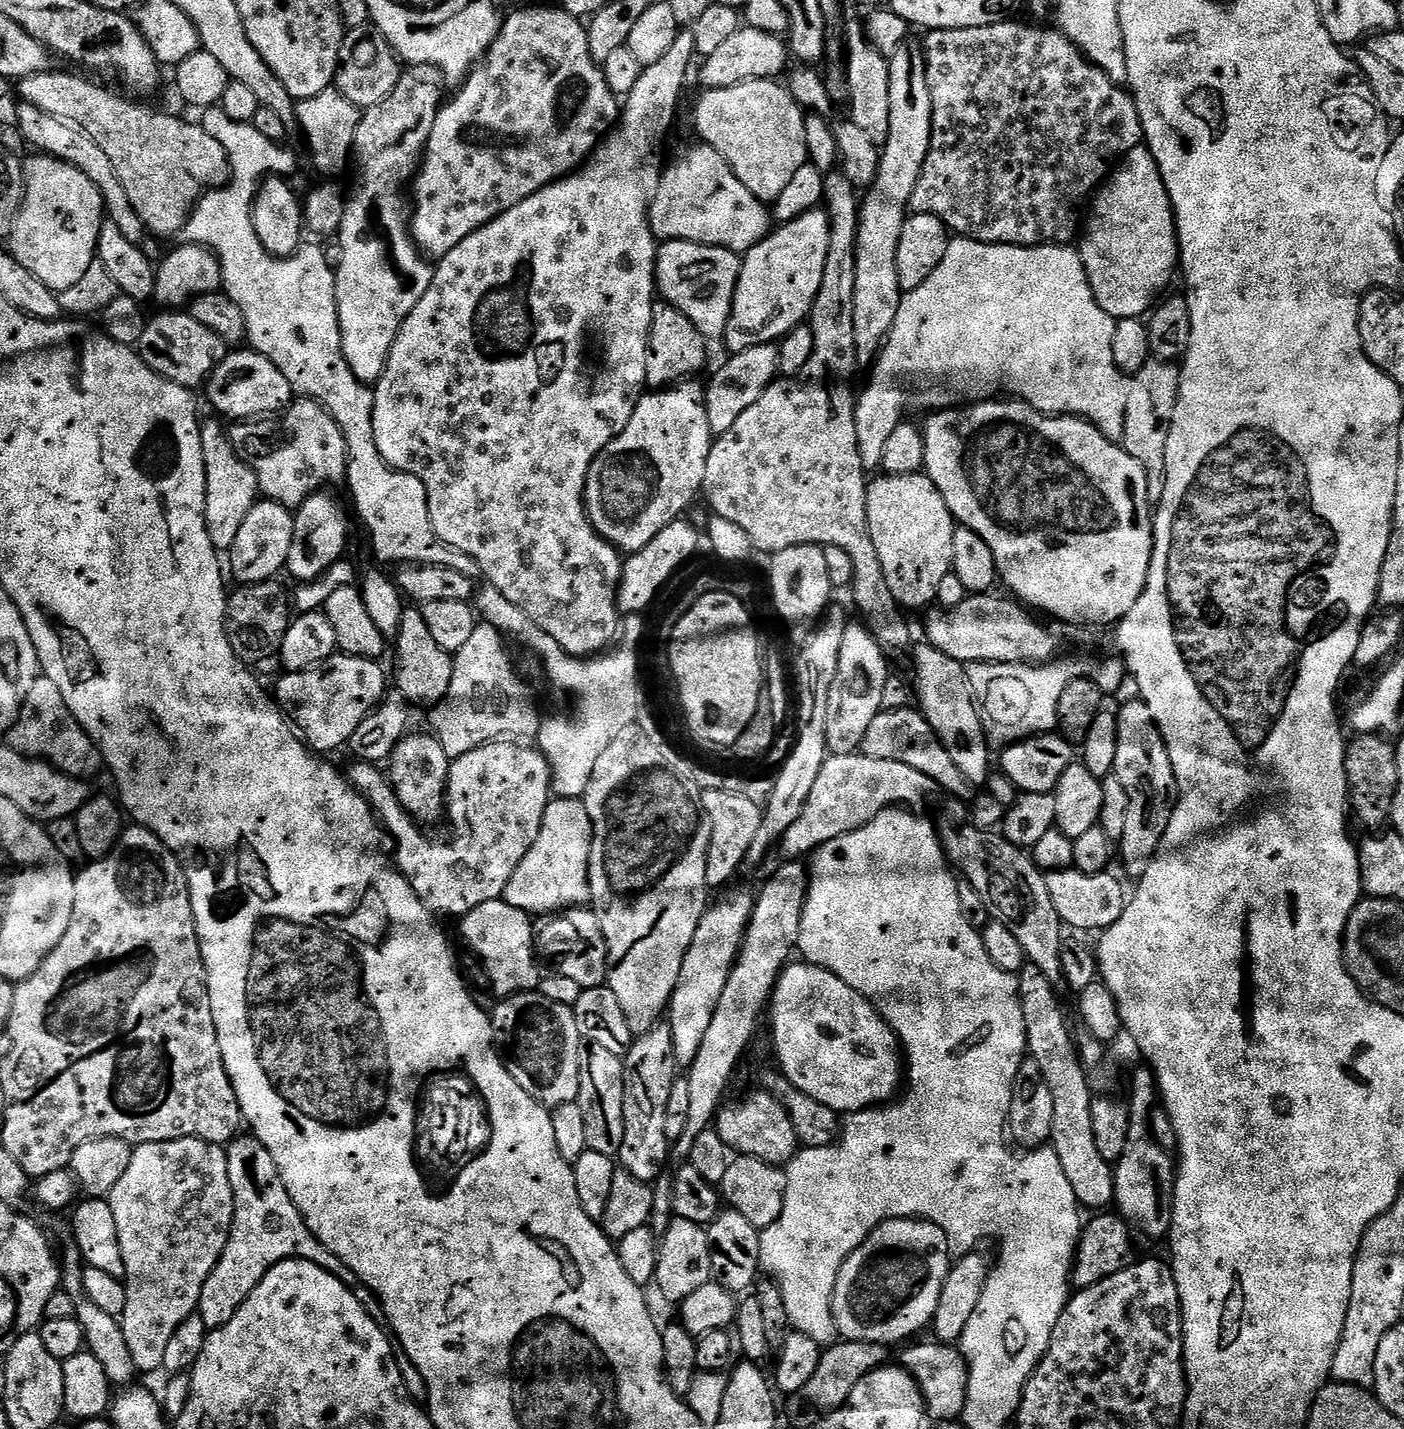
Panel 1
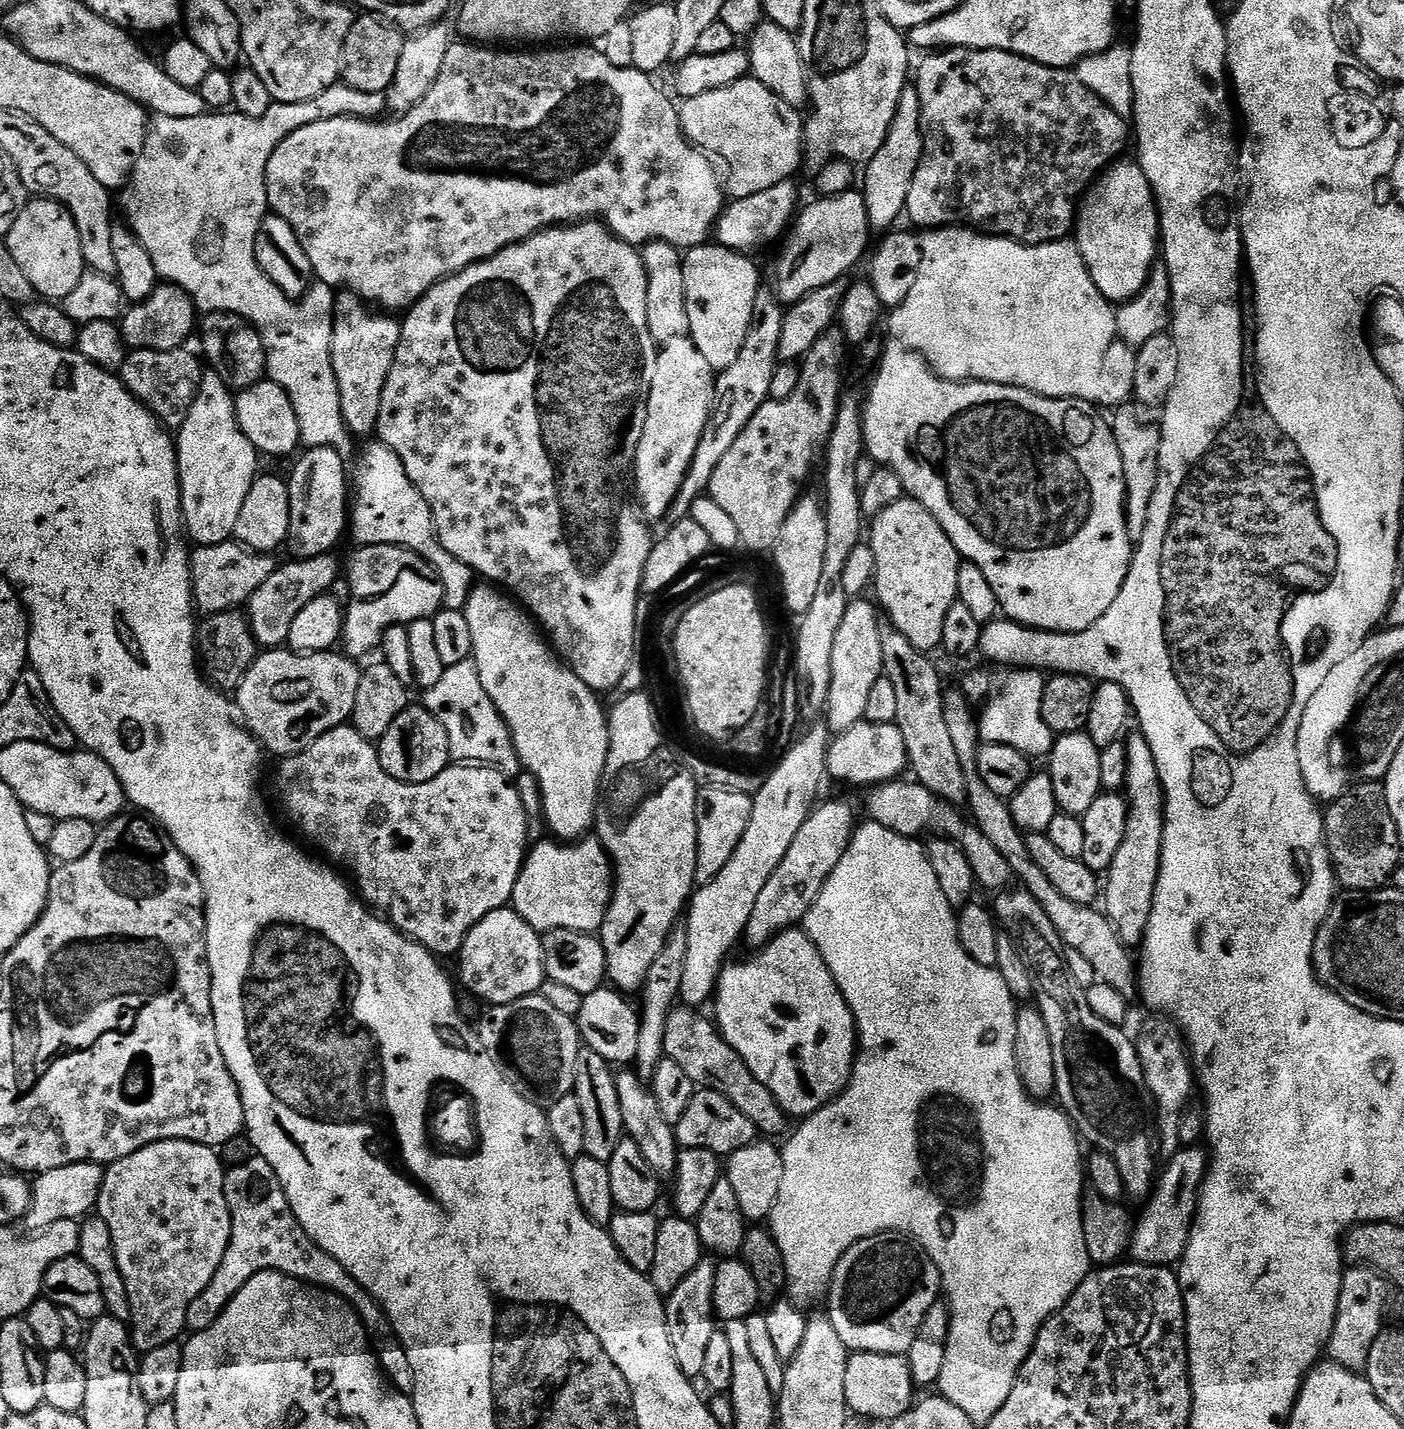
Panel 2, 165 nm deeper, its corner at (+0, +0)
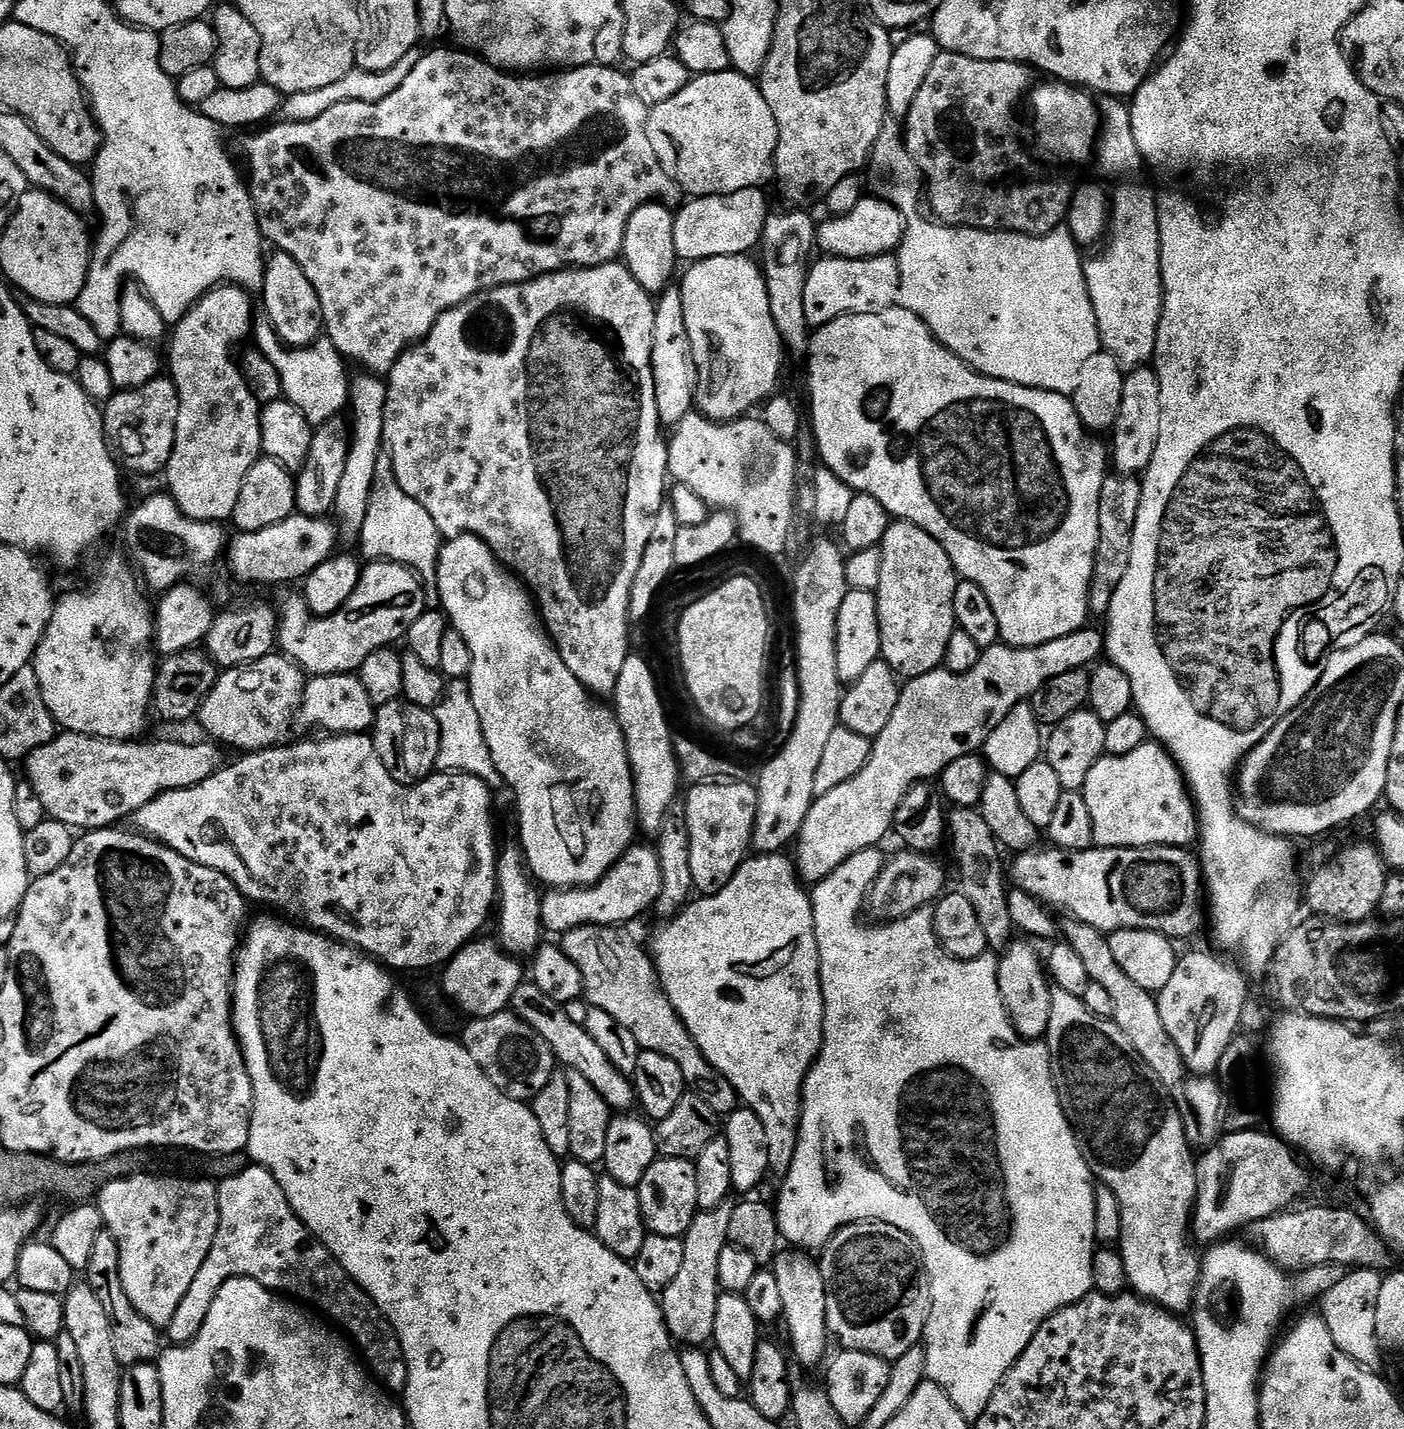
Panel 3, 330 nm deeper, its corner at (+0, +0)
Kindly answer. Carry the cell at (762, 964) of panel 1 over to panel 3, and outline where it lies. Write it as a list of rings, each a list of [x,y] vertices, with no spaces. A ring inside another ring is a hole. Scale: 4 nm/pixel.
[[[1085,626],[1079,632],[1071,632],[1054,642],[1033,648],[1012,648],[997,642],[991,648],[981,651],[980,661],[974,670],[961,676],[941,666],[930,674],[907,681],[901,687],[898,706],[894,706],[894,714],[890,714],[886,730],[882,730],[882,734],[872,740],[872,753],[866,766],[854,778],[830,790],[830,794],[817,796],[812,801],[812,808],[806,814],[806,822],[800,827],[799,837],[794,844],[794,863],[801,881],[805,885],[815,886],[854,854],[877,847],[881,843],[879,840],[887,832],[893,831],[902,798],[906,798],[915,784],[935,781],[946,770],[946,766],[950,766],[950,762],[958,762],[958,758],[979,753],[986,738],[990,738],[990,734],[1004,721],[1006,714],[1010,714],[1010,710],[1031,701],[1033,694],[1039,688],[1046,687],[1054,678],[1095,665],[1105,652],[1105,633],[1101,629],[1099,632],[1096,628]]]

